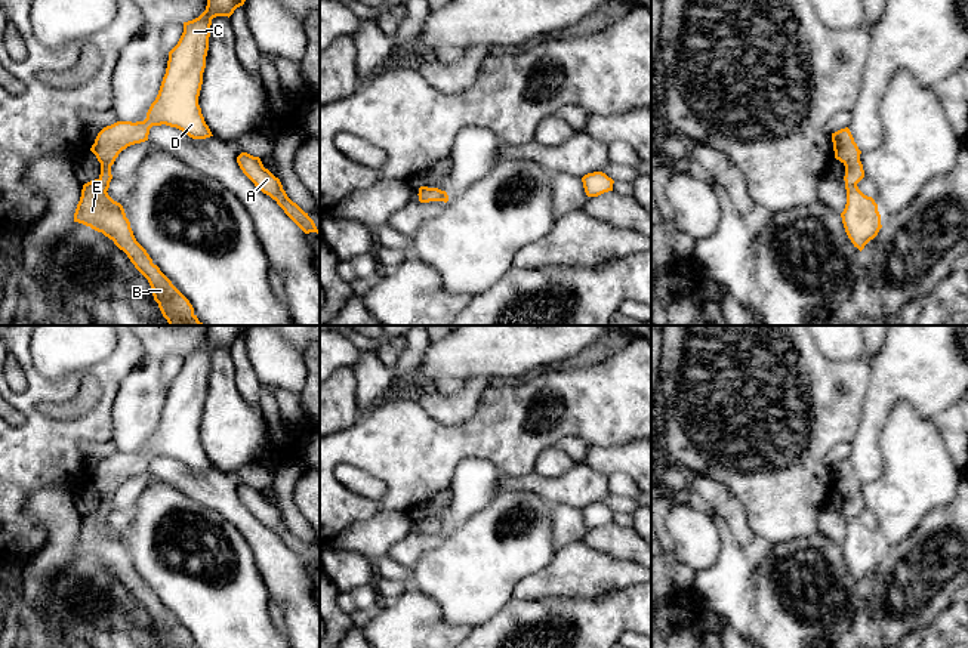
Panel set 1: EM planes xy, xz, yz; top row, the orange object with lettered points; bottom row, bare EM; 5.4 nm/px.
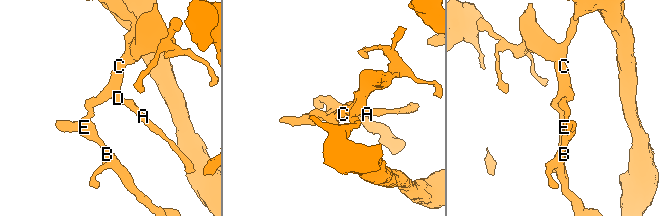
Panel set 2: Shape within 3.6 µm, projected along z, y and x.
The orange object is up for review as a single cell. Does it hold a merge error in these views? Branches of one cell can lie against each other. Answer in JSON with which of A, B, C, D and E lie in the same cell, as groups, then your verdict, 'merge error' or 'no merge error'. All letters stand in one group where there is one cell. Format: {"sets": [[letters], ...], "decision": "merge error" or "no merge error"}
{"sets": [["A", "B", "C", "D", "E"]], "decision": "no merge error"}

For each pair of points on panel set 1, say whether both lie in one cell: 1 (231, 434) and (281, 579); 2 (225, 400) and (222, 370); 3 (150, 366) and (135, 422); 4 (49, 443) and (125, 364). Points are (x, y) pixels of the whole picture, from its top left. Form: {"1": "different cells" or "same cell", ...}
{"1": "different cells", "2": "same cell", "3": "same cell", "4": "same cell"}

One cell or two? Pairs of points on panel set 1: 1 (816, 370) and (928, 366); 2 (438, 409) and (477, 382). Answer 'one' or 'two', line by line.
1: two
2: one

